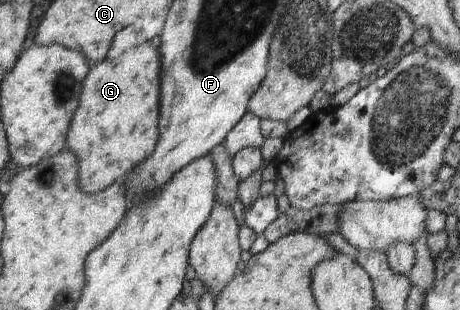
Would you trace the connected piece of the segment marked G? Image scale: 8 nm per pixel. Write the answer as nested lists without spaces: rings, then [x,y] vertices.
[[[125,28],[115,34],[109,54],[103,64],[97,64],[89,70],[83,80],[83,90],[79,98],[79,108],[71,120],[67,132],[66,149],[73,152],[79,160],[79,188],[85,194],[96,194],[107,189],[115,182],[122,181],[135,170],[139,160],[153,154],[159,140],[159,114],[161,112],[161,60],[157,54],[157,45],[137,42],[133,28]]]

